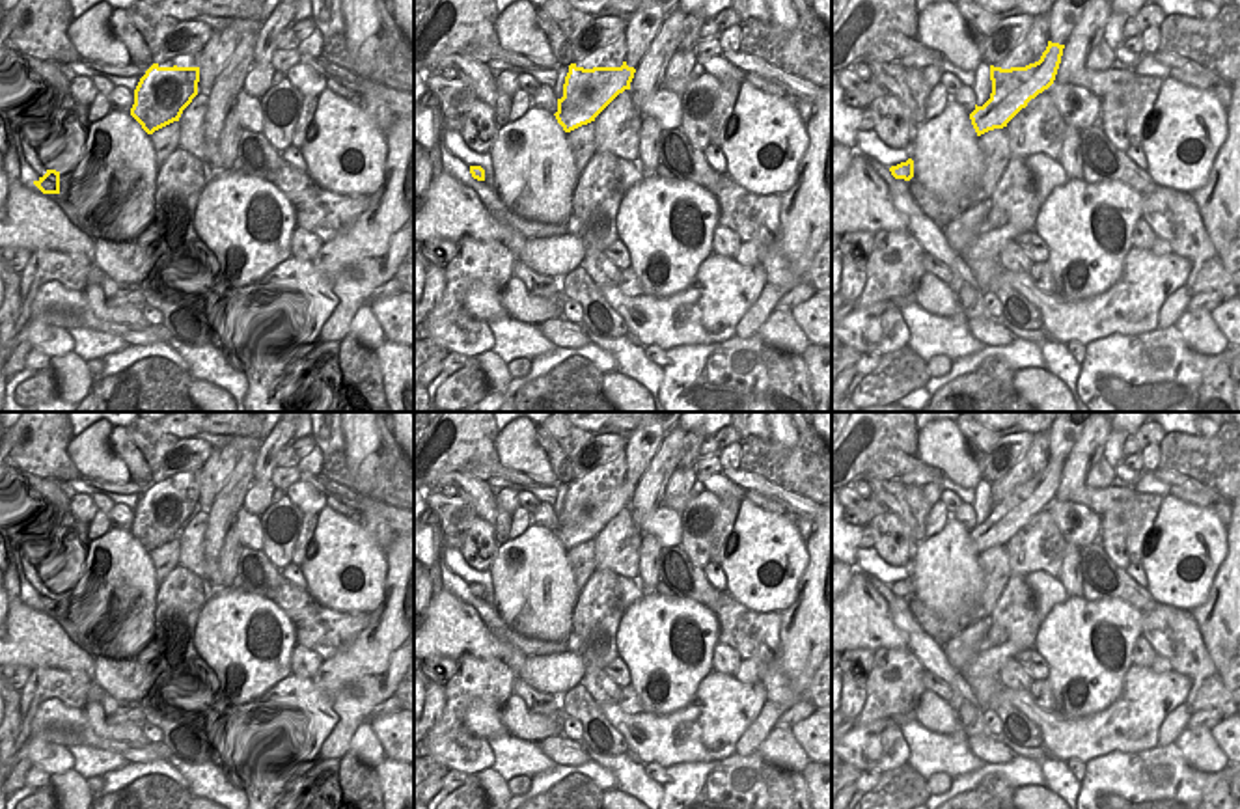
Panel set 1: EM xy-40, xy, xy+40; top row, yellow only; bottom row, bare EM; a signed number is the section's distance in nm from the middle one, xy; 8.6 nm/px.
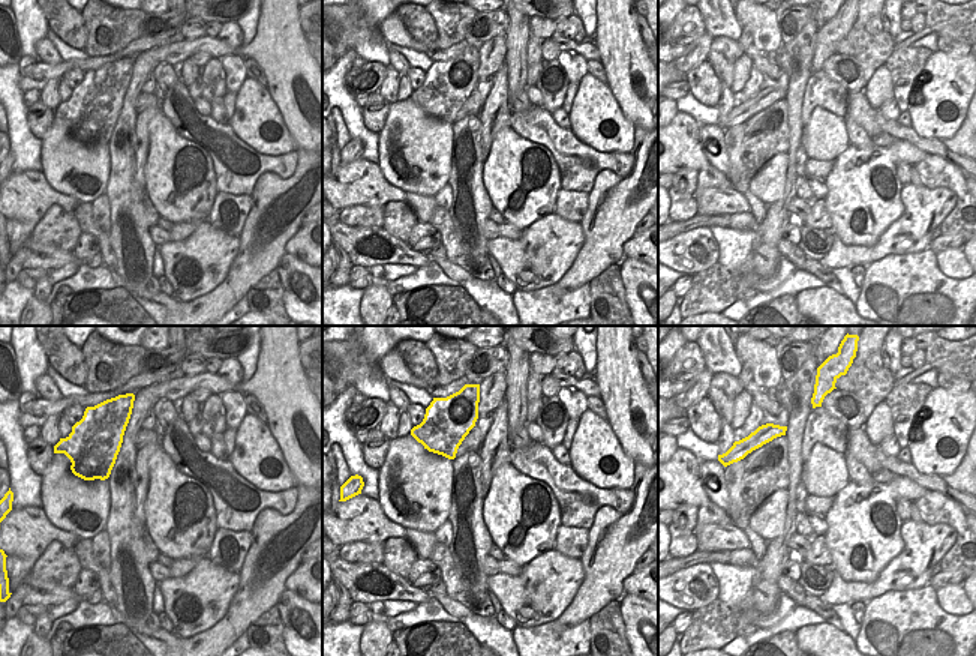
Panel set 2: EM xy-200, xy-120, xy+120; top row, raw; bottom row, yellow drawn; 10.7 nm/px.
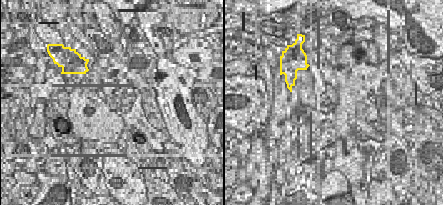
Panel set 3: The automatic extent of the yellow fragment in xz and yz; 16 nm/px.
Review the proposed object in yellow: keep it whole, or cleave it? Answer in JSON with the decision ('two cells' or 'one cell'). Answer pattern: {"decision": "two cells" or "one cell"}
{"decision": "two cells"}

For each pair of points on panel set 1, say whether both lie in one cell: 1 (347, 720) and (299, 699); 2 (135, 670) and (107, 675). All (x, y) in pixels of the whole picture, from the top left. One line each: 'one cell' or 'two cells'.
1: two cells
2: one cell

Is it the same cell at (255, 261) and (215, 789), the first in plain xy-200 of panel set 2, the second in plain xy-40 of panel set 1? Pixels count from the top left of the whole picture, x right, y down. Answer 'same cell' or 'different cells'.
different cells

